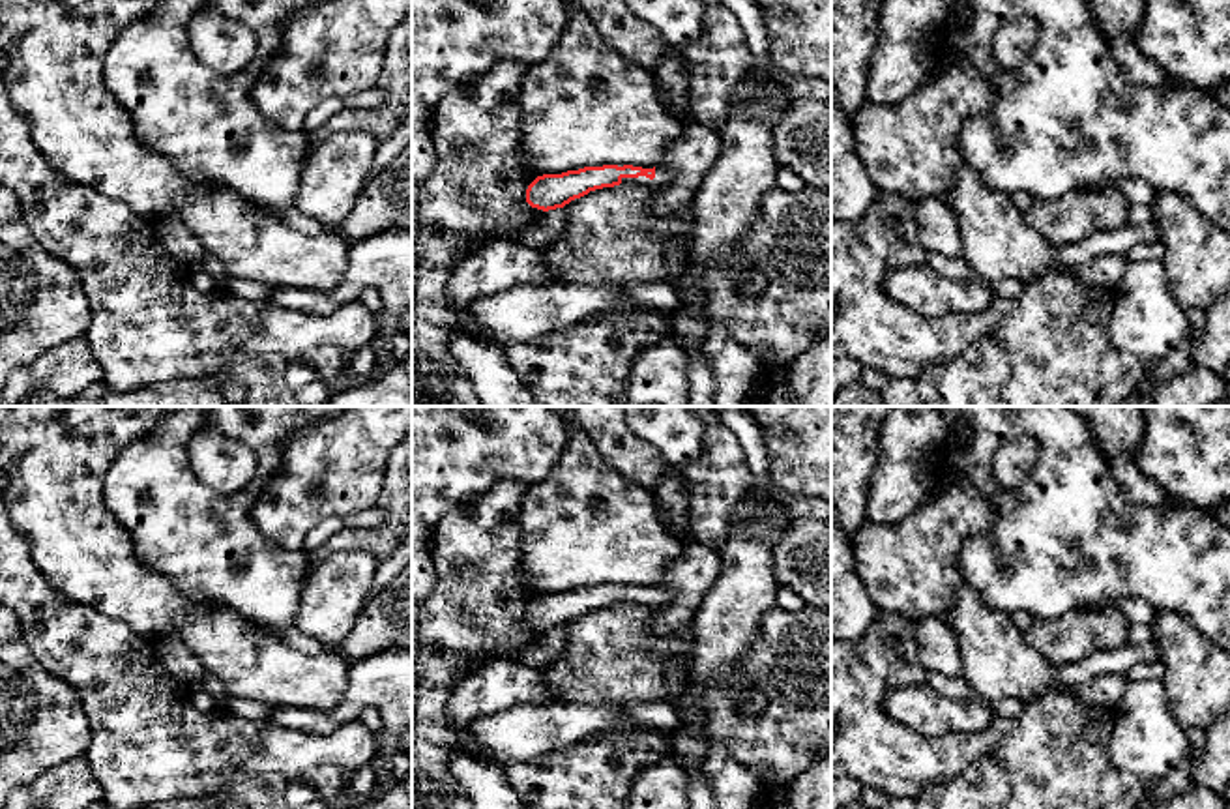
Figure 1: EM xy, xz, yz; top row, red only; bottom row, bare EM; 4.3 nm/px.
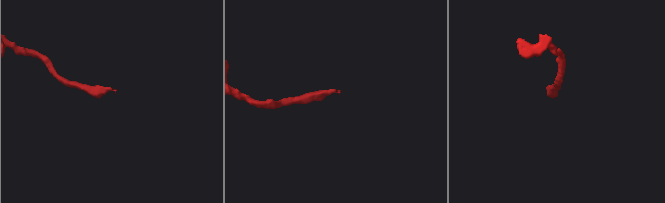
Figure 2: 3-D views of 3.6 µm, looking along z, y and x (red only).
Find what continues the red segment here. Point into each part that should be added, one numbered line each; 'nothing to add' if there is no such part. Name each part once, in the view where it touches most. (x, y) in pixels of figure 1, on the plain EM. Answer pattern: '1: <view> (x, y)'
1: xz (663, 596)

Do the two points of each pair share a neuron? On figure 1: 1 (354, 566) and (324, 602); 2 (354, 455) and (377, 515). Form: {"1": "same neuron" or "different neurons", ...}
{"1": "same neuron", "2": "different neurons"}

